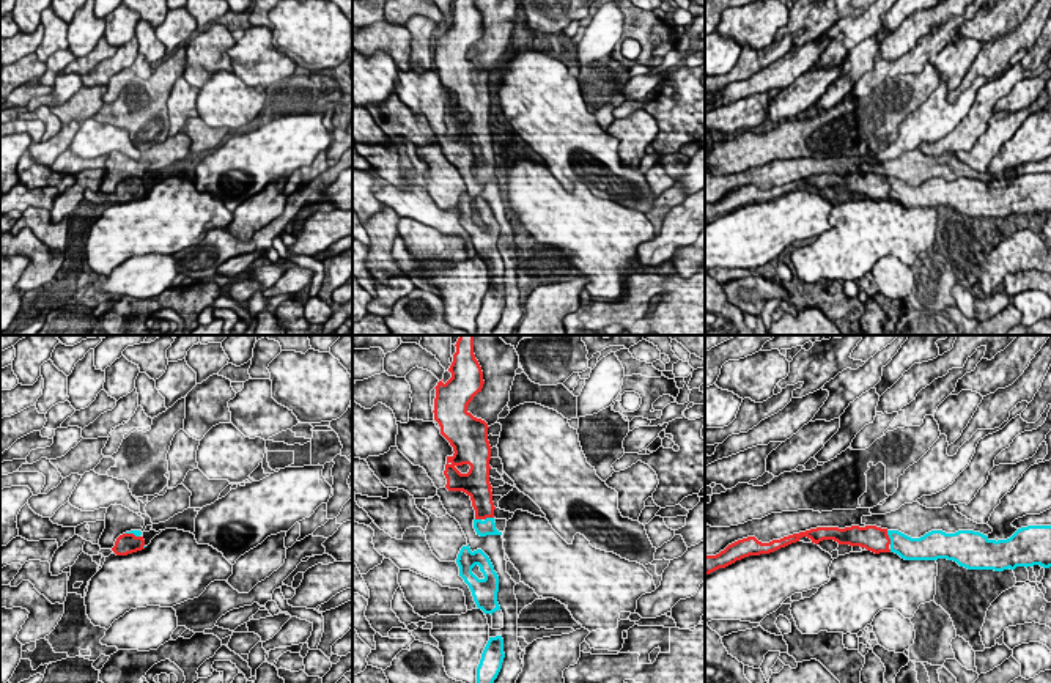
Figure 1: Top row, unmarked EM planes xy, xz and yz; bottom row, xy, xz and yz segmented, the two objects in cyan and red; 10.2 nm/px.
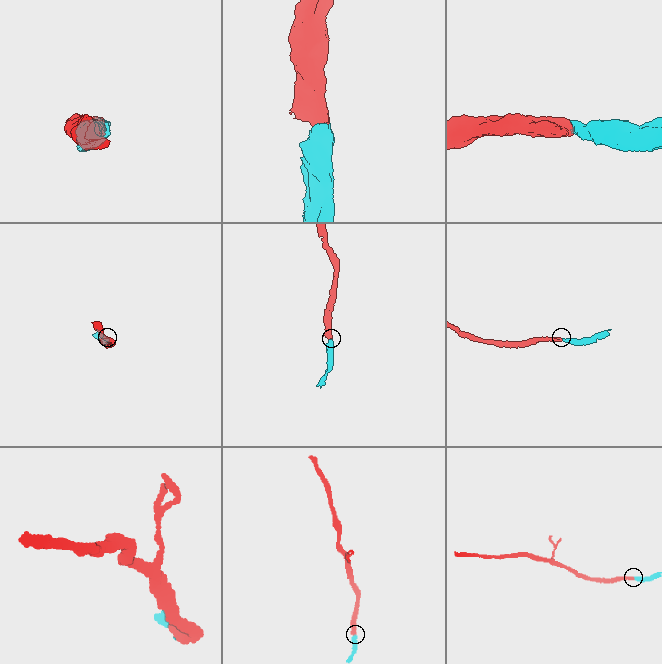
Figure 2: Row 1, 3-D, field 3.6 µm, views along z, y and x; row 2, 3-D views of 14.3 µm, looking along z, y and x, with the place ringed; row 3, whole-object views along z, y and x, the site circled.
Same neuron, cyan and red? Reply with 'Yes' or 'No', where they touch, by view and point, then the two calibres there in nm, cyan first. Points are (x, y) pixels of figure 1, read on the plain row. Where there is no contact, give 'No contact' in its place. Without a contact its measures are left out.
Yes. Touches cyan at yz (889, 184). Thickness 240 nm (cyan) against 260 nm

